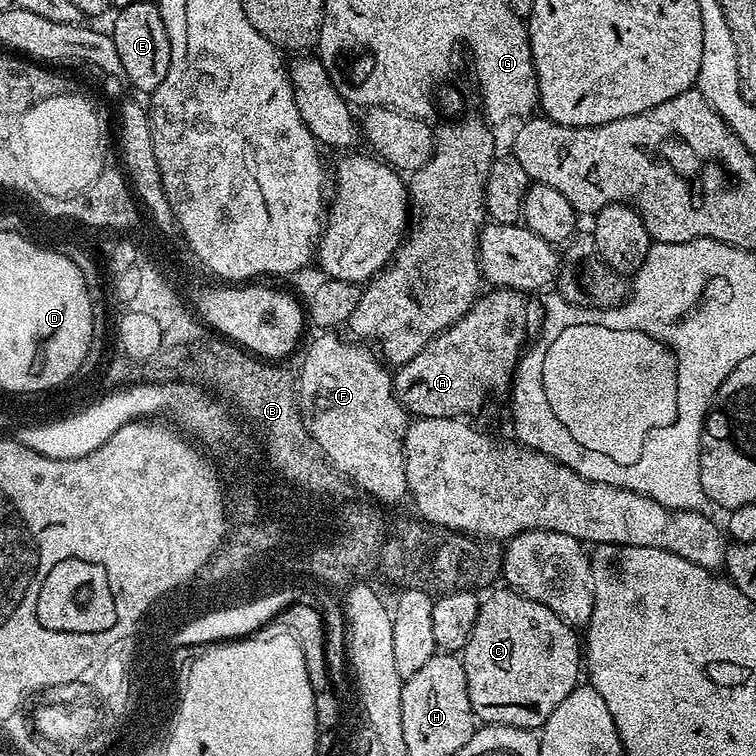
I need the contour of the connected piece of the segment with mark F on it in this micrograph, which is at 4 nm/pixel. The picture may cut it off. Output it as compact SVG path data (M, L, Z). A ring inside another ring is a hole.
M332 330L316 334L306 344L308 364L299 361L304 420L333 468L373 501L394 504L401 497L408 496L404 436L410 423L409 413L405 412L392 391L393 373L386 367L385 361L375 360L367 352L367 343L359 343L359 348L350 347L336 335Z

